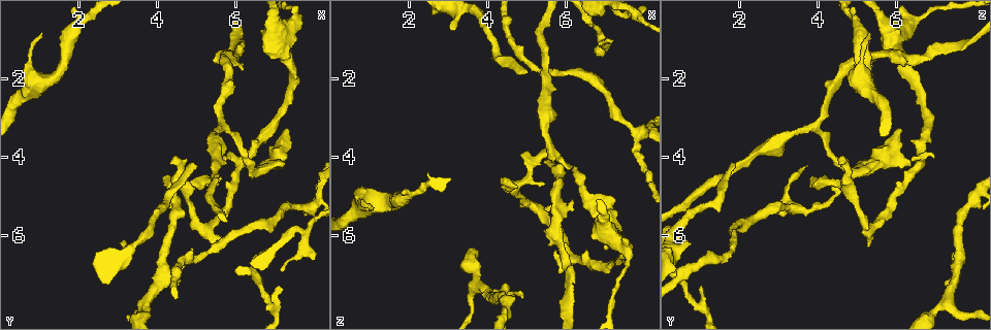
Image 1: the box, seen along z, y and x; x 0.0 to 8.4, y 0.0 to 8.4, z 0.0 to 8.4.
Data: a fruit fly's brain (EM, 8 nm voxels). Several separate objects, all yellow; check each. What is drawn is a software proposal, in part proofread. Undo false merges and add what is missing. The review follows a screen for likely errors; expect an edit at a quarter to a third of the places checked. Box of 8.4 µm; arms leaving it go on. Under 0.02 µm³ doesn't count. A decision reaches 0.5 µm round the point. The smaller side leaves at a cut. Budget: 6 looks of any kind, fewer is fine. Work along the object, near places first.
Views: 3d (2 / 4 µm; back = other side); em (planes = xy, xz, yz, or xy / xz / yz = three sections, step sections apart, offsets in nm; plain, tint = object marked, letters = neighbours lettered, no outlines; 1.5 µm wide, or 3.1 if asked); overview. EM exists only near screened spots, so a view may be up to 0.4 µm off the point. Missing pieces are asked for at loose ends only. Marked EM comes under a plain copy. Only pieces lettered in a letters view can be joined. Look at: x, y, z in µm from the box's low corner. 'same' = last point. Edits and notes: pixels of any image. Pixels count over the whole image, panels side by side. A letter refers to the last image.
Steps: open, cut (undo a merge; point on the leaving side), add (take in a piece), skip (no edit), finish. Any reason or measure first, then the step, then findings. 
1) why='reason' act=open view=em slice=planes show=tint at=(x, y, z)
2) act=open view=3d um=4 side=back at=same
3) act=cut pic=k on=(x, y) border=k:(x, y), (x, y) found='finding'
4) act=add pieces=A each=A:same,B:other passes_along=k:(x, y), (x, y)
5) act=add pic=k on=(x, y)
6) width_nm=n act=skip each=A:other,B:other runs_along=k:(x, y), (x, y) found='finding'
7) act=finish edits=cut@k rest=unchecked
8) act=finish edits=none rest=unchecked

why='branch stops here' act=open view=3d um=4 at=(4.50, 7.25, 7.20)

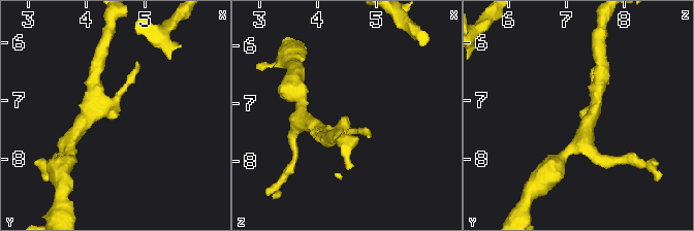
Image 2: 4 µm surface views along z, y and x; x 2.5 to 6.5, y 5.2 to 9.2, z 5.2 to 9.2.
act=open view=em slice=xz step=8 show=tint at=(4.50, 7.25, 7.25)

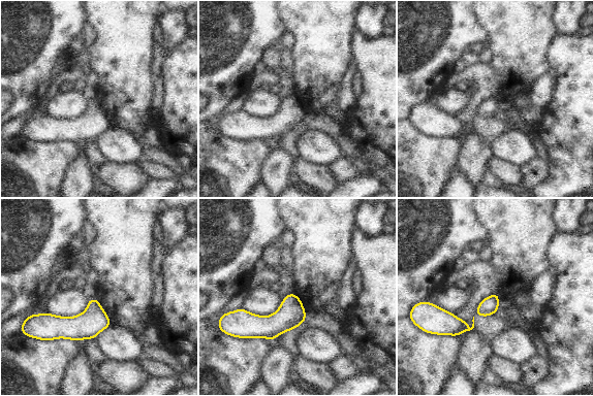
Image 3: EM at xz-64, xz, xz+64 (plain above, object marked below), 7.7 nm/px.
why='cut it another way' act=open view=em slice=planes show=letters at=same

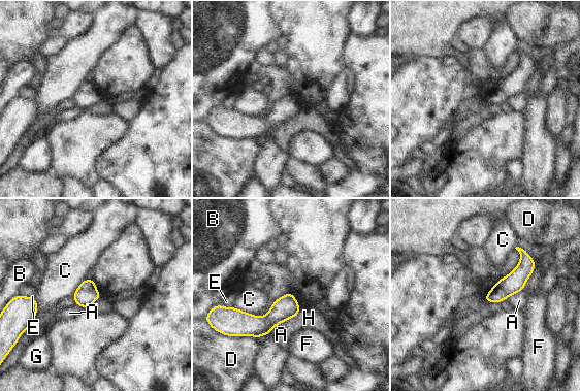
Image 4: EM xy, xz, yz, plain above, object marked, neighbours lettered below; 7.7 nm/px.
longest_contact=C:260nm act=skip each=A:other,B:other,C:other,D:other,E:other,F:other,G:other,H:other found='none of them fits'

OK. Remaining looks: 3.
why='free end' act=open view=3d um=2 side=back at=(3.05, 6.20, 0.75)

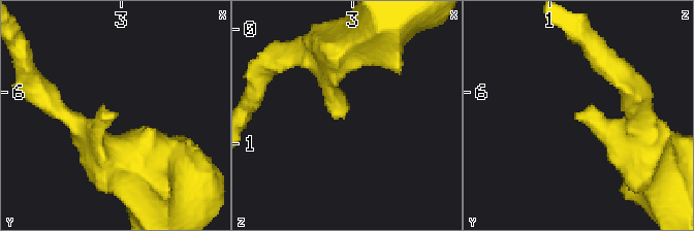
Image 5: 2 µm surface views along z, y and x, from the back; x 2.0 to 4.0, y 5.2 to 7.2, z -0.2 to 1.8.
why='need the tissue' act=open view=em slice=planes show=letters at=(3.06, 6.16, 0.74)

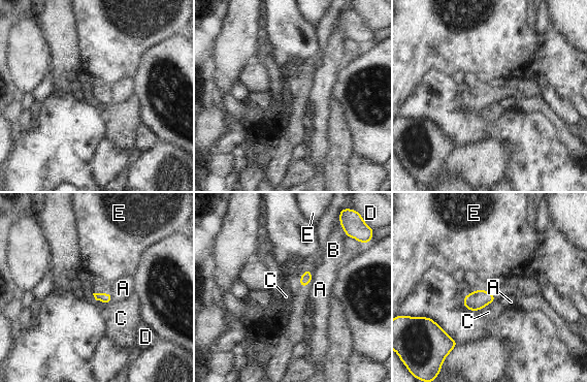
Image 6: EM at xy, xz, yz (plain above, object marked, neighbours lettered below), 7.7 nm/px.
act=skip each=A:other,B:other,C:other,D:other,E:other border=6:(92, 293), (102, 303), (112, 301) found='none of them fits'

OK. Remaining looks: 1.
why='thin end' act=open view=em slice=planes show=letters at=(7.15, 7.30, 1.10)

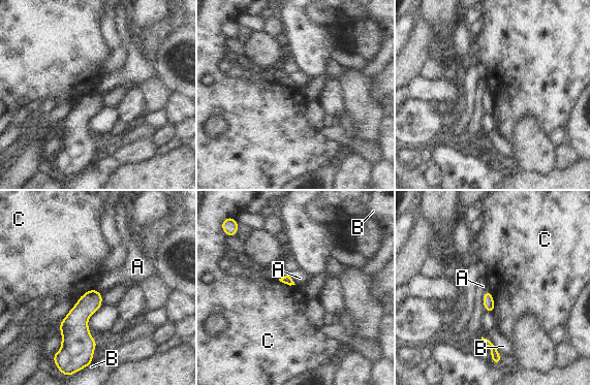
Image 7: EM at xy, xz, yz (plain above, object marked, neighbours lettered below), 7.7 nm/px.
act=skip each=A:other,B:other,C:other border=7:(489, 289), (494, 302), (494, 312) found='none of them fits'

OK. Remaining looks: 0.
act=finish edits=none rest=unchecked

